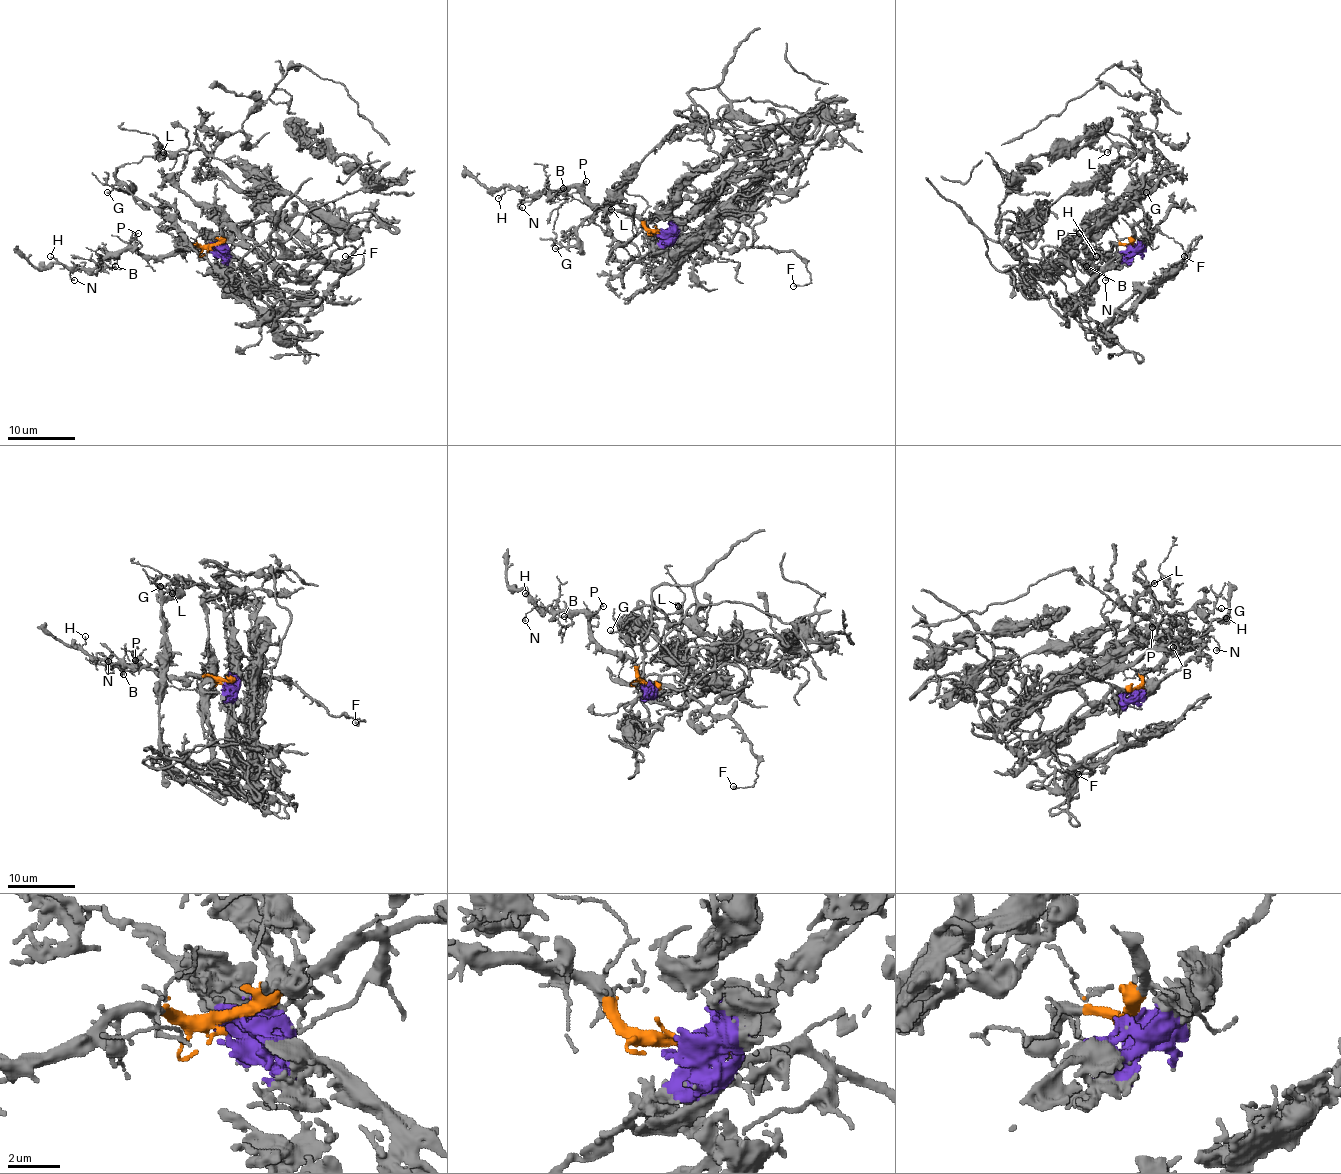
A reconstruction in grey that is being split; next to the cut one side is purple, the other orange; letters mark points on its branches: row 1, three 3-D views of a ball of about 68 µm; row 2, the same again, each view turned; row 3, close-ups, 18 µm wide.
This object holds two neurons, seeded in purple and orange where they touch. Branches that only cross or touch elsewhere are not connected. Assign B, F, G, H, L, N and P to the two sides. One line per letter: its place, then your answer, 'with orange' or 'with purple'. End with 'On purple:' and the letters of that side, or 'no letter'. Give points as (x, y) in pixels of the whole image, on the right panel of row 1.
B: (1086, 266) | with orange
F: (1184, 256) | with orange
G: (1146, 192) | with purple
H: (1096, 256) | with orange
L: (1107, 152) | with purple
N: (1105, 280) | with orange
P: (1079, 233) | with orange
On purple: G, L

